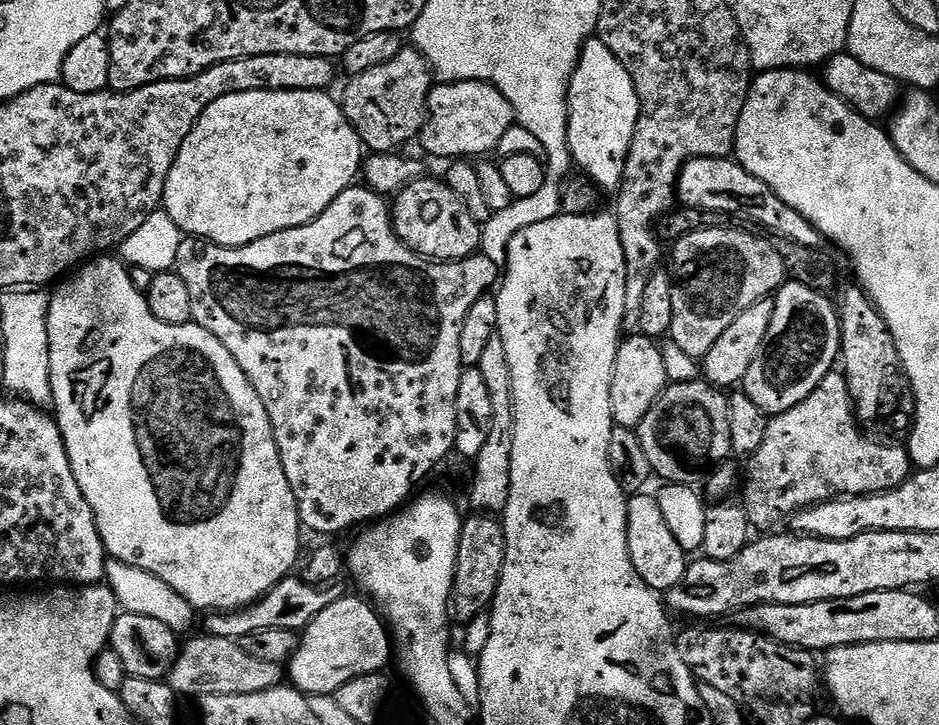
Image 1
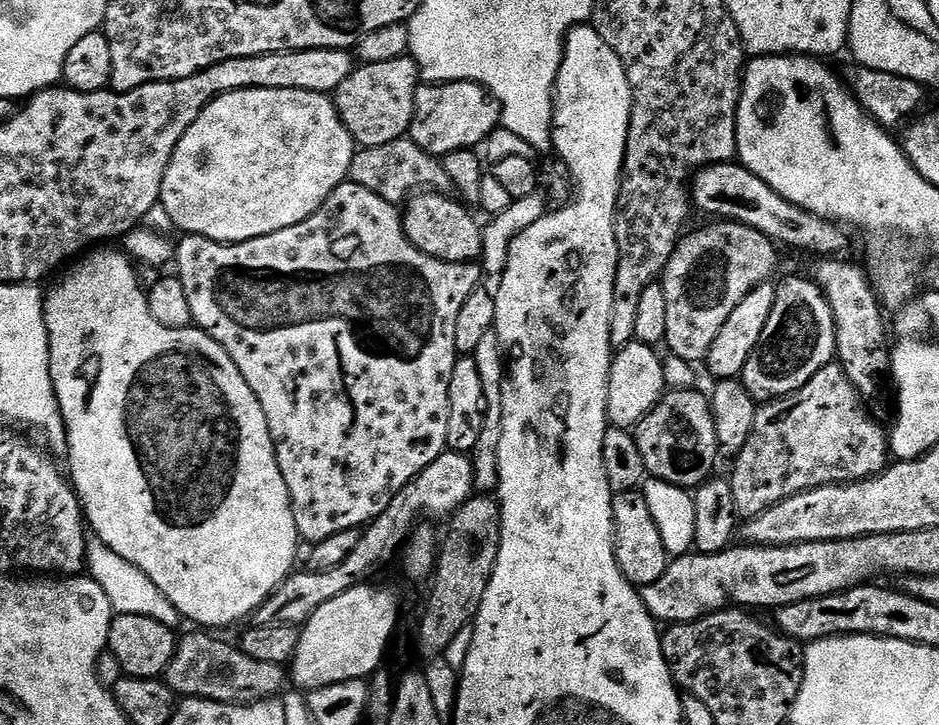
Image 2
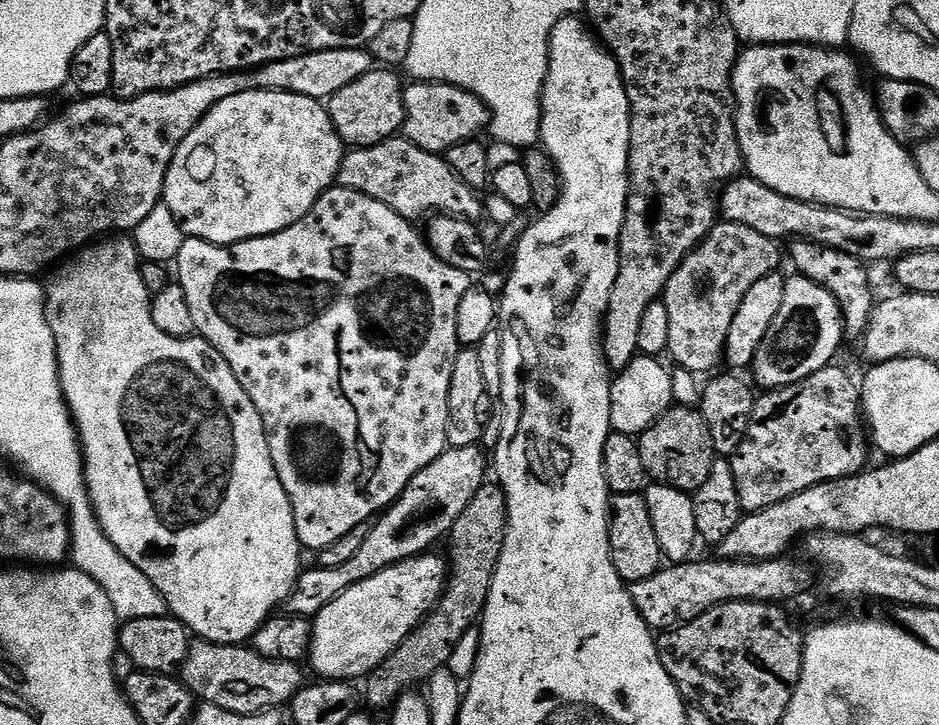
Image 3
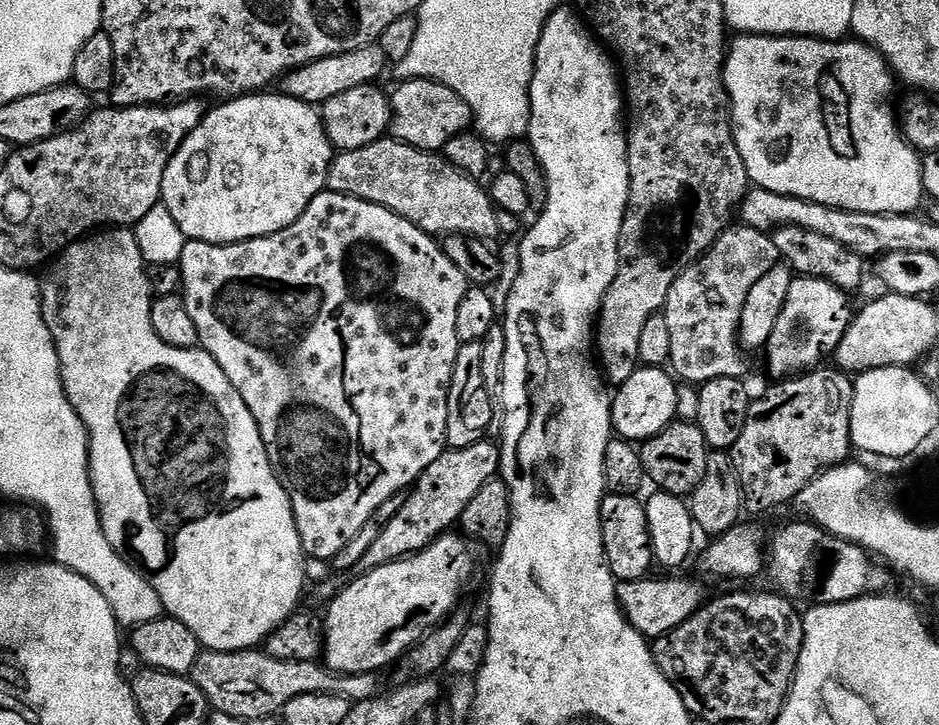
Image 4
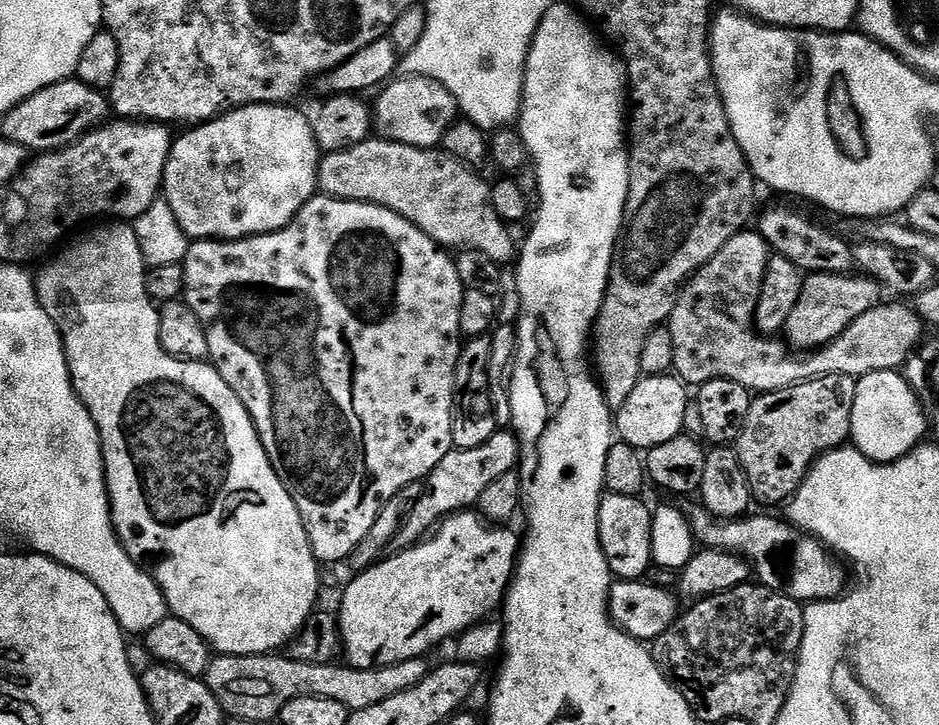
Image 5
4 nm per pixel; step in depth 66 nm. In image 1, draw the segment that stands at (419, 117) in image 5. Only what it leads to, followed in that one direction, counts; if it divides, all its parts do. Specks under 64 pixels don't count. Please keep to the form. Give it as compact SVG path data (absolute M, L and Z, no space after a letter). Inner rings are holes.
M485 80L440 82L428 94L428 111L418 133L418 144L432 156L484 158L487 152L497 151L502 134L513 125L510 102L494 85Z

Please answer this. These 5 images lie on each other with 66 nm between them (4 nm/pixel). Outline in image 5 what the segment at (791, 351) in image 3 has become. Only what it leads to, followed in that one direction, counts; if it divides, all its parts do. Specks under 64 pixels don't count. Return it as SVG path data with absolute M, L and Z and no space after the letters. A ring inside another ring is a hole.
M817 272L809 275L798 294L794 310L790 310L790 318L782 333L783 339L792 350L819 350L841 336L853 322L862 318L862 314L881 303L880 295L880 285L863 274Z

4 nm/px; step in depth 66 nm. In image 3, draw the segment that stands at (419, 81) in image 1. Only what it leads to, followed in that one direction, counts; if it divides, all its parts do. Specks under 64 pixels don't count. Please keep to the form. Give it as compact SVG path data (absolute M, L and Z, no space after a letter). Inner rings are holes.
M383 66L362 74L346 90L338 90L327 102L328 113L349 149L369 148L393 139L404 126L404 90L395 71Z

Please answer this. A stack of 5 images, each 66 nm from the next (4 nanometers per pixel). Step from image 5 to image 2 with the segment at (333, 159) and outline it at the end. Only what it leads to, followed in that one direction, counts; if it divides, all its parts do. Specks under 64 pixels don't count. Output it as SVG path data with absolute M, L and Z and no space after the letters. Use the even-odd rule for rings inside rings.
M410 138L395 140L386 146L360 148L348 175L351 183L362 186L378 194L378 198L386 198L386 202L397 206L403 205L417 190L444 190L450 184L448 171L444 169L443 163L419 148Z

